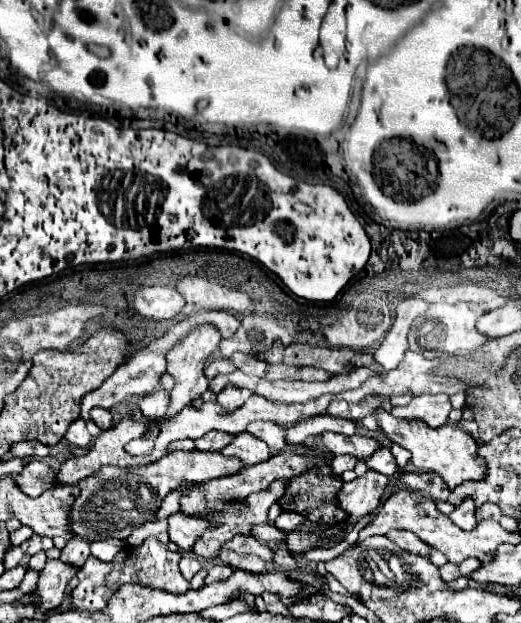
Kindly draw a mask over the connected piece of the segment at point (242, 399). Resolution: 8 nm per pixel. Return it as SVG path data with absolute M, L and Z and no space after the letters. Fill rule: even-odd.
M225 388L223 392L217 394L217 402L227 412L233 412L233 410L241 408L249 400L249 396L251 396L251 392L247 388Z

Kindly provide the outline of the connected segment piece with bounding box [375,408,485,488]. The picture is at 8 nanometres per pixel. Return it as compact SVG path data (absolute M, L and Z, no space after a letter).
M383 408L375 410L377 422L381 432L395 444L407 448L411 452L411 462L425 472L437 472L449 488L455 488L457 484L465 480L481 480L485 476L485 460L477 454L477 442L471 434L463 432L459 426L445 424L439 428L429 428L423 420L415 418L397 418L391 412L385 412Z

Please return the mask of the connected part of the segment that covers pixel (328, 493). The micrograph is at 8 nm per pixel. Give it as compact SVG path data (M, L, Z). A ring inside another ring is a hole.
M329 466L311 468L303 476L289 480L285 494L279 498L283 510L293 510L309 518L311 522L335 524L343 520L343 510L337 508L337 492L341 488L339 476L329 476Z

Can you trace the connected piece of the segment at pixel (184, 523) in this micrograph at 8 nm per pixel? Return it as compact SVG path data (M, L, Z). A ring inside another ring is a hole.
M183 512L171 514L167 522L169 522L169 538L183 550L191 550L195 540L199 538L199 532L203 532L203 520L187 516Z

